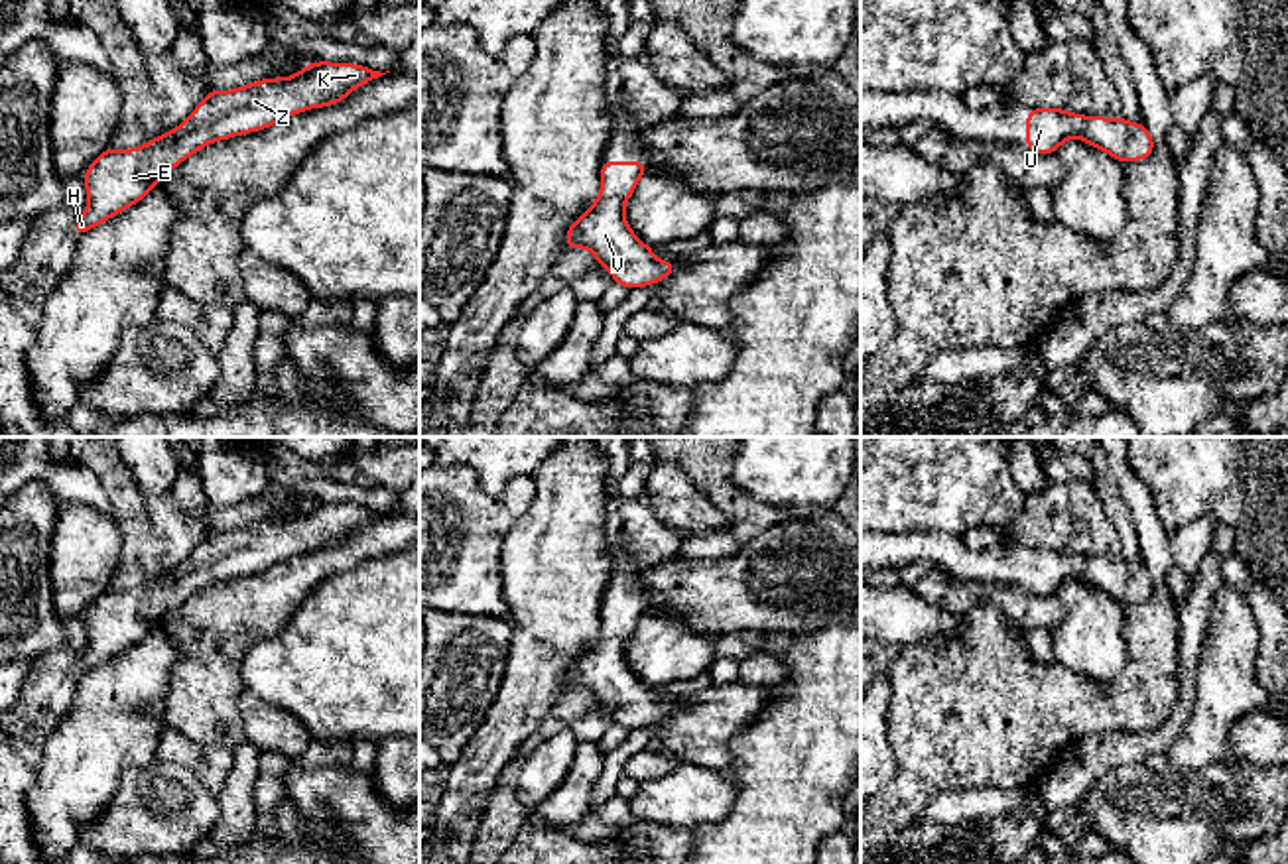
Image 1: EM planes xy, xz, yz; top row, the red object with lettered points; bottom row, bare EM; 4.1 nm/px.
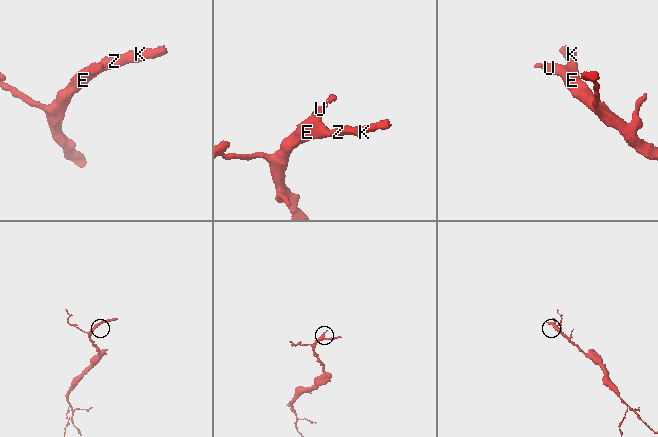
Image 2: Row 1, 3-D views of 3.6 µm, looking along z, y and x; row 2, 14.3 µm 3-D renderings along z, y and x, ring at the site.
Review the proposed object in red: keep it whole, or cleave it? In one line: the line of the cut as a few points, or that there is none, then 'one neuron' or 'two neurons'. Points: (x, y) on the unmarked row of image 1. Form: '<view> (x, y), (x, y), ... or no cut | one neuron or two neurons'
no cut | one neuron

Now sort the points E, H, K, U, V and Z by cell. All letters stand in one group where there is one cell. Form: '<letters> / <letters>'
E H K U V Z

